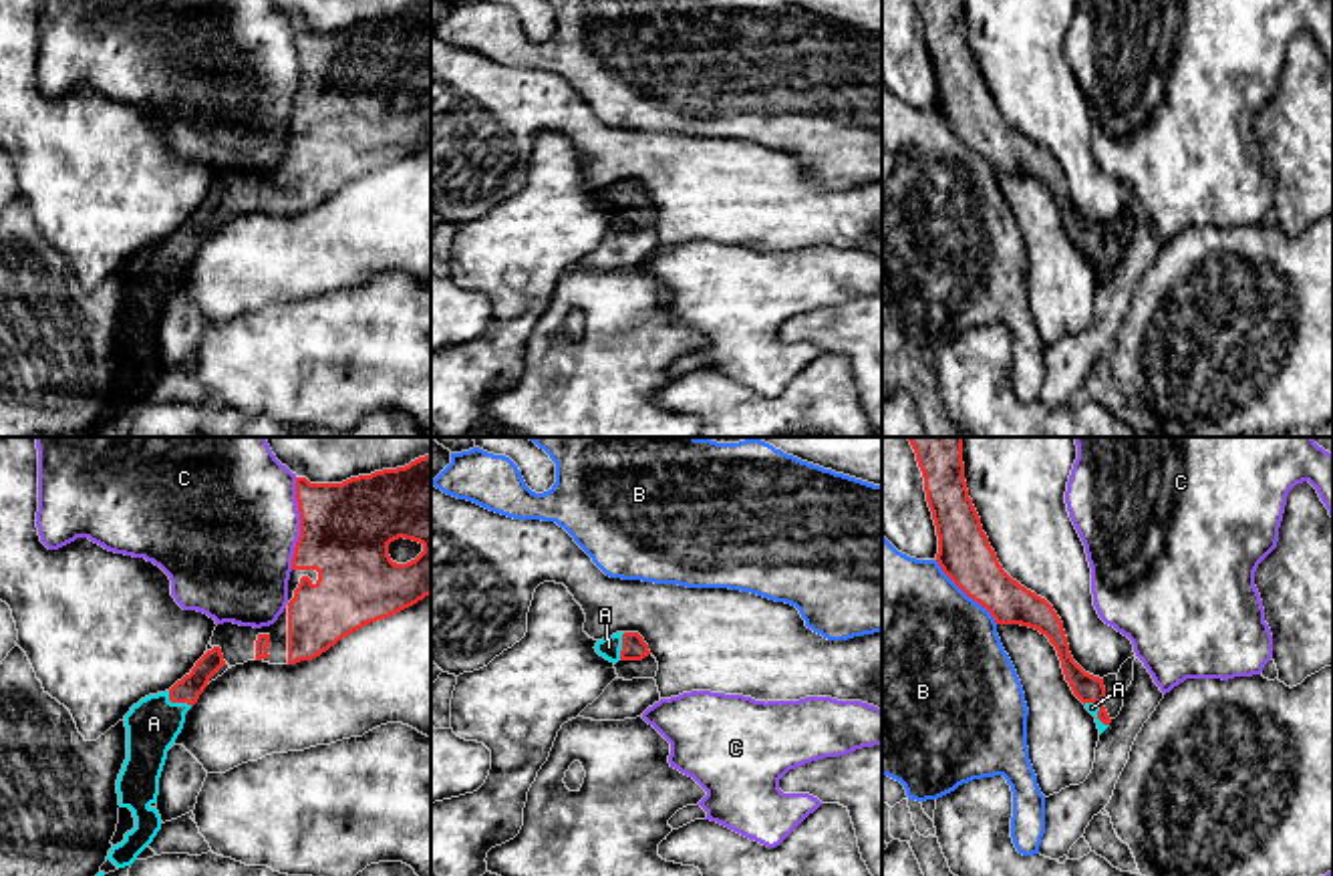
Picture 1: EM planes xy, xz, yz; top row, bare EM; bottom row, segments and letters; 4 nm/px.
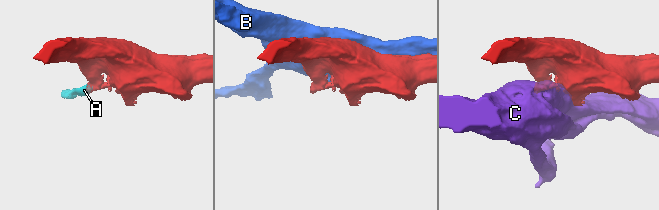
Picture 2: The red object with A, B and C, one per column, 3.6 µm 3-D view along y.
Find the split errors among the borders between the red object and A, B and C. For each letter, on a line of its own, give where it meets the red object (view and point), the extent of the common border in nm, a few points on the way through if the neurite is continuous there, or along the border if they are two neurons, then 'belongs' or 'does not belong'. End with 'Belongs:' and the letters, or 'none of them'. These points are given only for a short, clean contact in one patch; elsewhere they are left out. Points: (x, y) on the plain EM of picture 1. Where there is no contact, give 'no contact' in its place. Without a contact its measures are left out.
A: yz (1098, 260) | 140 nm | across yz (1086, 236), (1098, 260), (1092, 256) | belongs
B: yz (967, 143) | 360 nm | does not belong
C: xy (301, 73) | 360 nm | does not belong
Belongs: A

